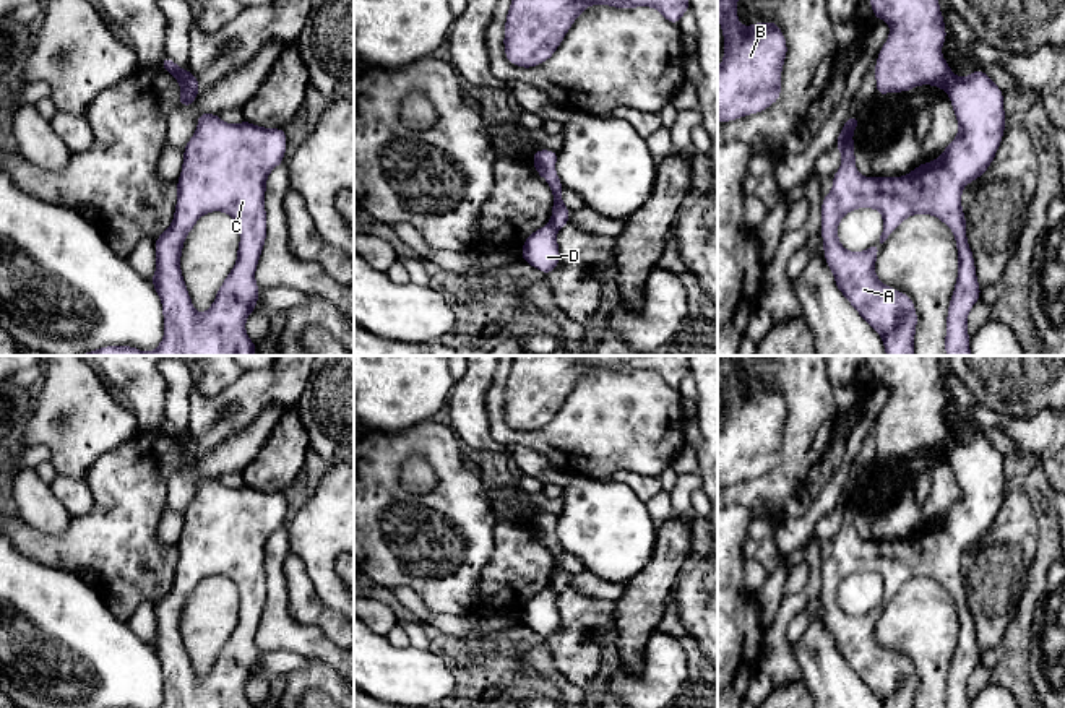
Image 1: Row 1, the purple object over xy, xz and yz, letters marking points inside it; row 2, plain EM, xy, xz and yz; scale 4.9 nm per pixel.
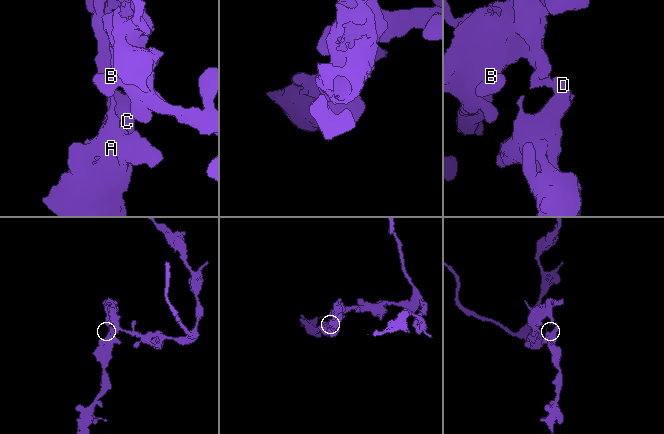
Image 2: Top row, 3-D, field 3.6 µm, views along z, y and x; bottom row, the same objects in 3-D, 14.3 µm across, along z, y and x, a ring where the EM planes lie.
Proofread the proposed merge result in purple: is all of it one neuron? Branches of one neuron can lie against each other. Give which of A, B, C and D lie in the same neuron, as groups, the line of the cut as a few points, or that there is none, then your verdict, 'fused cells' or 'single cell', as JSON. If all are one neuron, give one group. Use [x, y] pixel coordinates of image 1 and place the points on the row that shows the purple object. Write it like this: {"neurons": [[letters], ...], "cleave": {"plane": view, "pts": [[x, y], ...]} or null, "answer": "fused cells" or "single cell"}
{"neurons": [["A", "C", "D"], ["B"]], "cleave": {"plane": "xy", "pts": [[185, 72], [187, 83], [197, 93]]}, "answer": "fused cells"}

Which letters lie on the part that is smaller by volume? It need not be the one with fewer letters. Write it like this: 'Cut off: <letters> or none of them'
Cut off: B

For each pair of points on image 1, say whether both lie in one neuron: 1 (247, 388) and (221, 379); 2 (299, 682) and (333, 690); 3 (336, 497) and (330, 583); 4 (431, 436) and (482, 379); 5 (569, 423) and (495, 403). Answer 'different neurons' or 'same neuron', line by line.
1: different neurons
2: same neuron
3: same neuron
4: different neurons
5: same neuron

